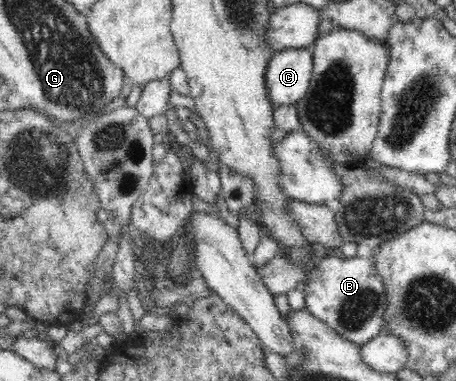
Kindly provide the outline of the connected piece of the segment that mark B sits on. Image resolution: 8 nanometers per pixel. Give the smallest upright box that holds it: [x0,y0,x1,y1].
[303,252,387,344]

